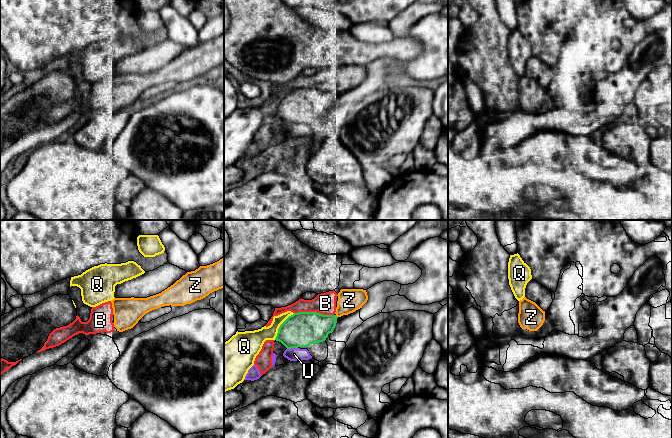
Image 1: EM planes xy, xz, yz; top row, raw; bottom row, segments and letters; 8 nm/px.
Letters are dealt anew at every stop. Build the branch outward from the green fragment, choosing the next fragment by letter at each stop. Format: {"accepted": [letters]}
{"accepted": []}

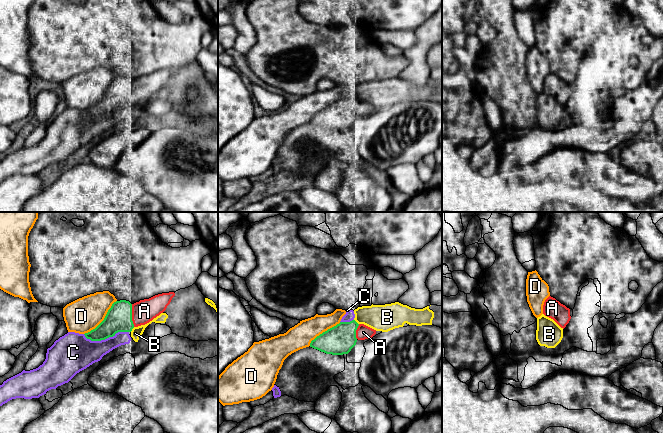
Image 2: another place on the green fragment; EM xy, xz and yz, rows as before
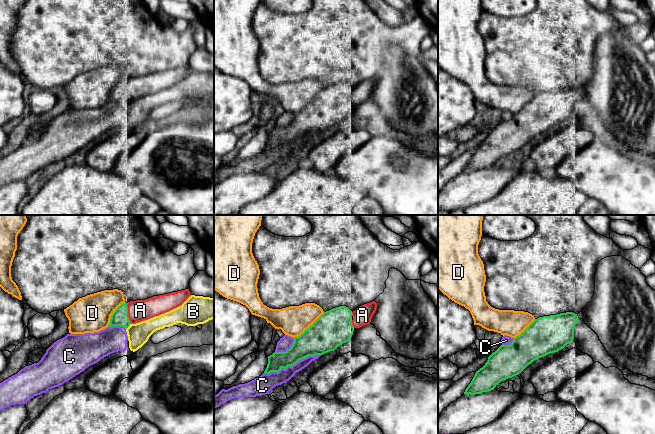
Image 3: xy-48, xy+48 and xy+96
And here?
{"accepted": ["A"]}

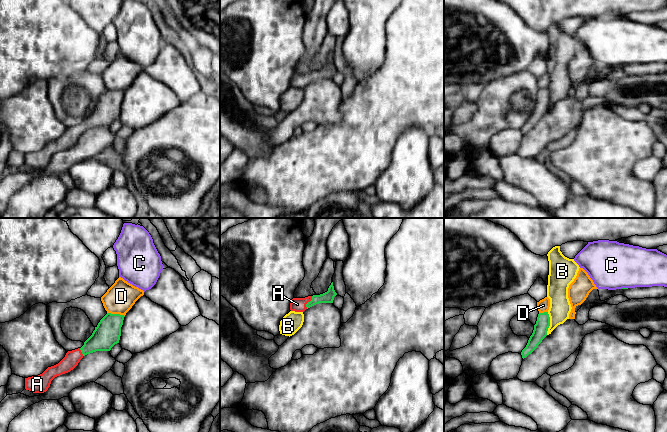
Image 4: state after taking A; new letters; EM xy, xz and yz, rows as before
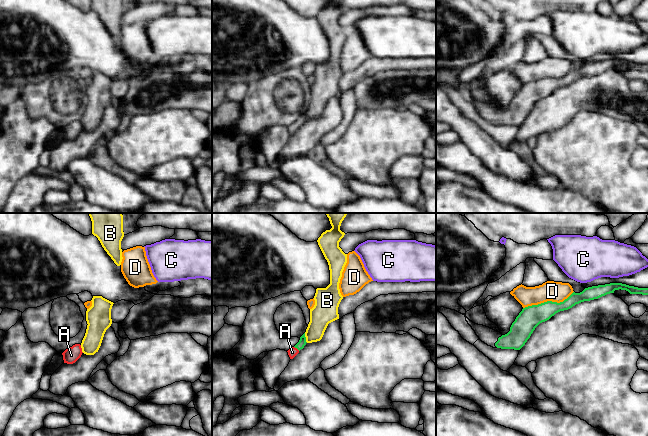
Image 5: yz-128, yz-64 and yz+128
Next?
{"accepted": ["A"]}

